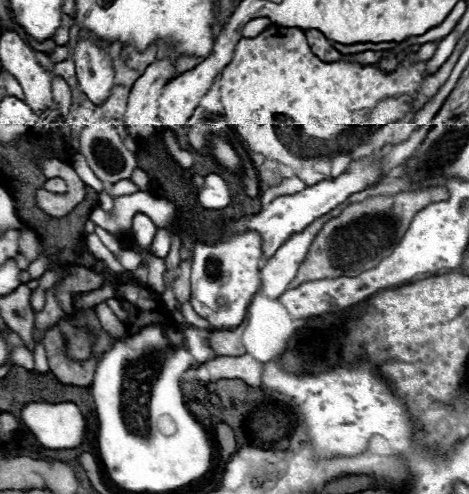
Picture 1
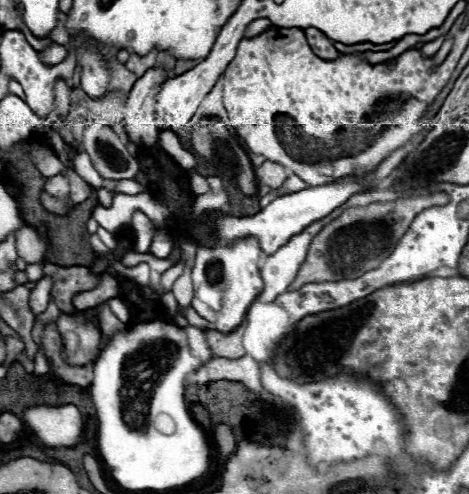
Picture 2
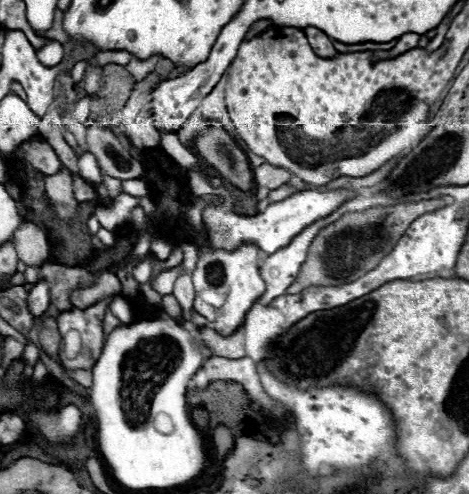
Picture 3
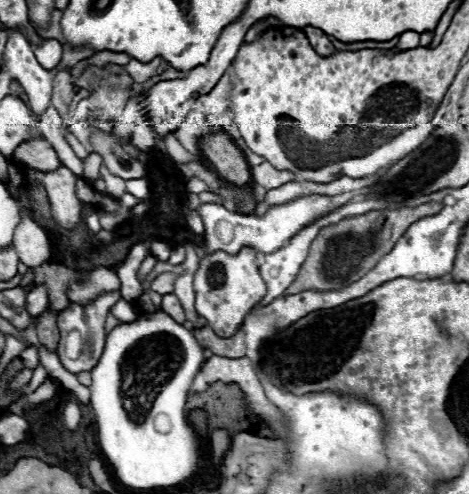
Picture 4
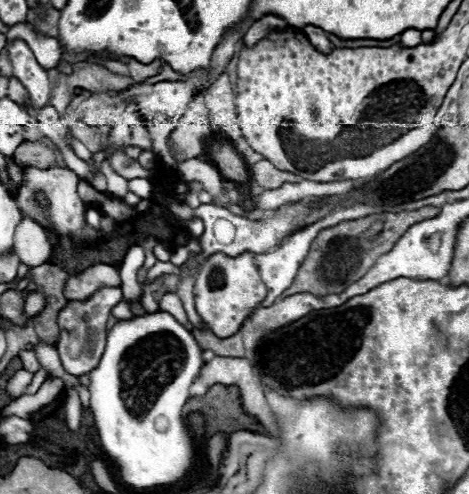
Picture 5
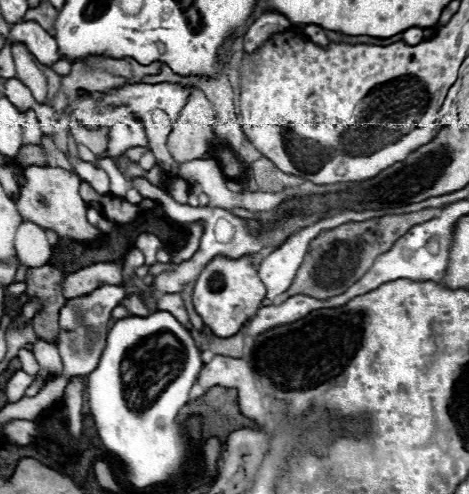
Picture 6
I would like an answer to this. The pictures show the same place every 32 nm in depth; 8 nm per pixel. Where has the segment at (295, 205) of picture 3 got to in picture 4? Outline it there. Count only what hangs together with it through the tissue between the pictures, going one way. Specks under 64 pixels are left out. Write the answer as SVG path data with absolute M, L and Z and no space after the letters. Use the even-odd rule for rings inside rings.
M306 194L300 198L294 198L290 202L284 204L276 204L270 206L268 212L264 216L242 216L236 212L226 210L222 204L202 204L200 206L200 216L206 222L206 252L216 252L216 250L224 250L228 254L236 254L240 248L250 246L256 252L276 252L280 246L284 246L294 234L298 234L304 226L308 226L310 222L326 216L328 212L332 212L340 202L336 202L340 196L328 196L328 194ZM220 224L228 224L230 228L230 240L224 242L218 236L218 226Z

